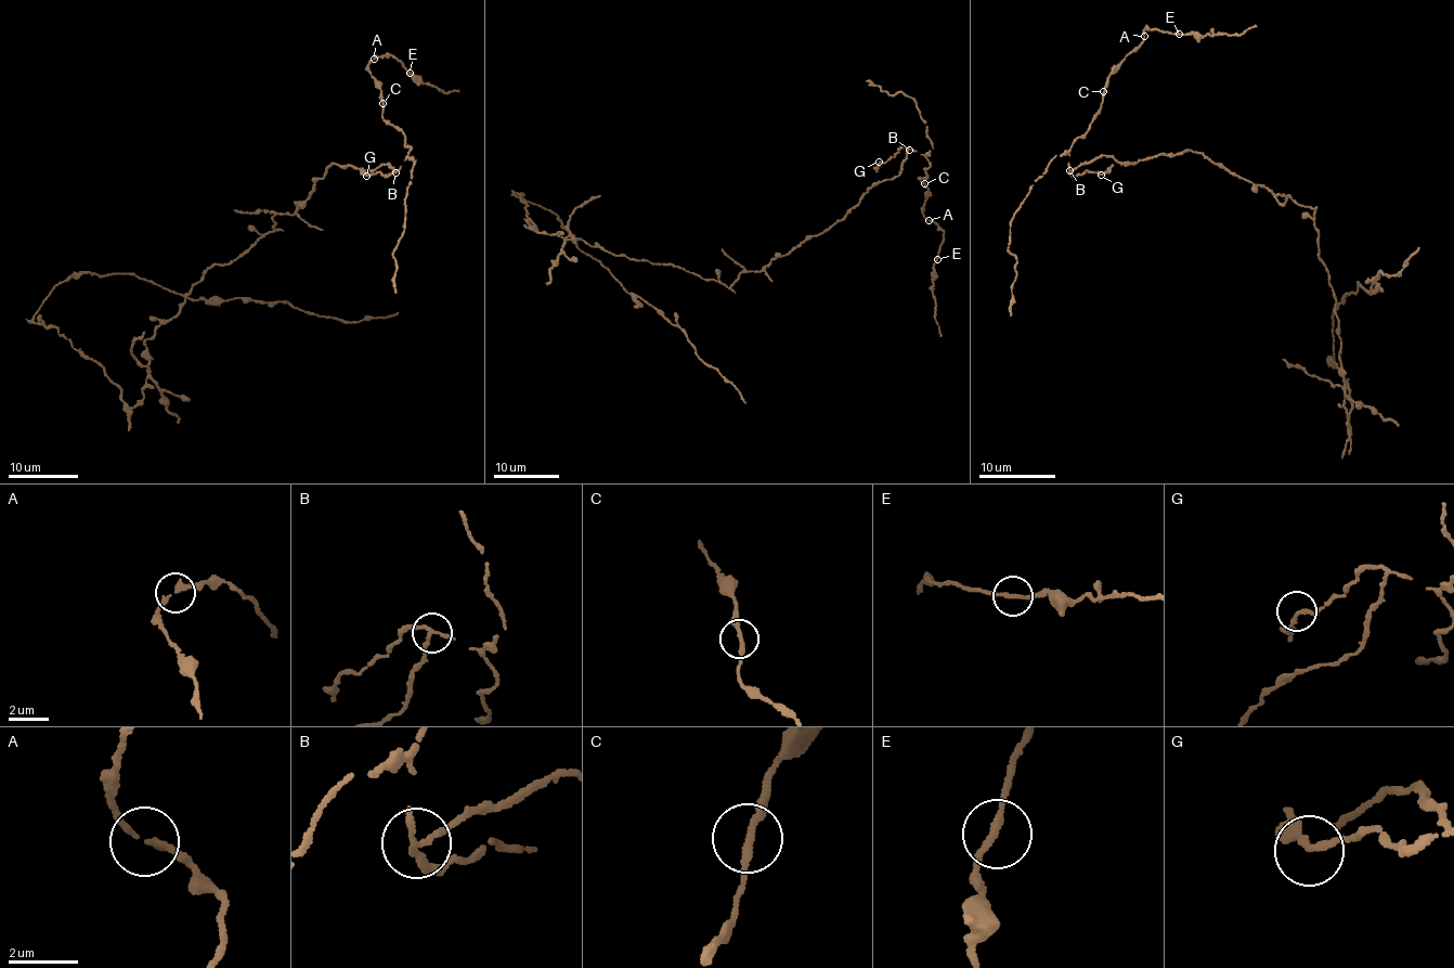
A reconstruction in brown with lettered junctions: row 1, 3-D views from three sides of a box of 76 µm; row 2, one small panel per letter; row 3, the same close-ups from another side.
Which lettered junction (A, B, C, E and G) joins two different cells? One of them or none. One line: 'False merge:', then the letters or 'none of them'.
False merge: B

